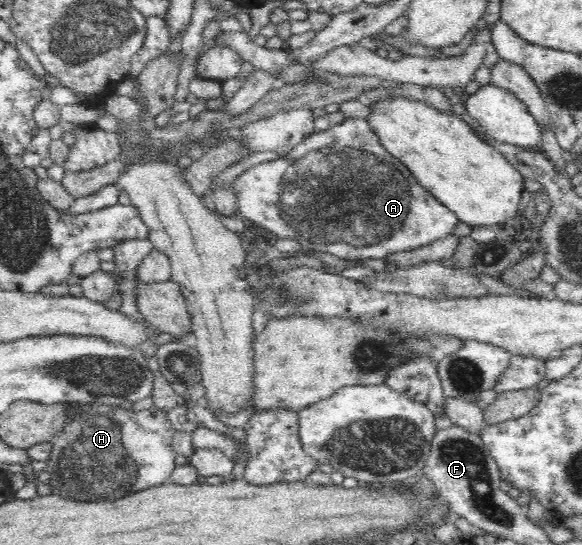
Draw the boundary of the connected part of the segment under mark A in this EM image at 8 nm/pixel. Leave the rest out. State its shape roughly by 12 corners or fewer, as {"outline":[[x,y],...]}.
{"outline":[[366,119],[232,181],[236,215],[309,251],[384,259],[460,216]]}

